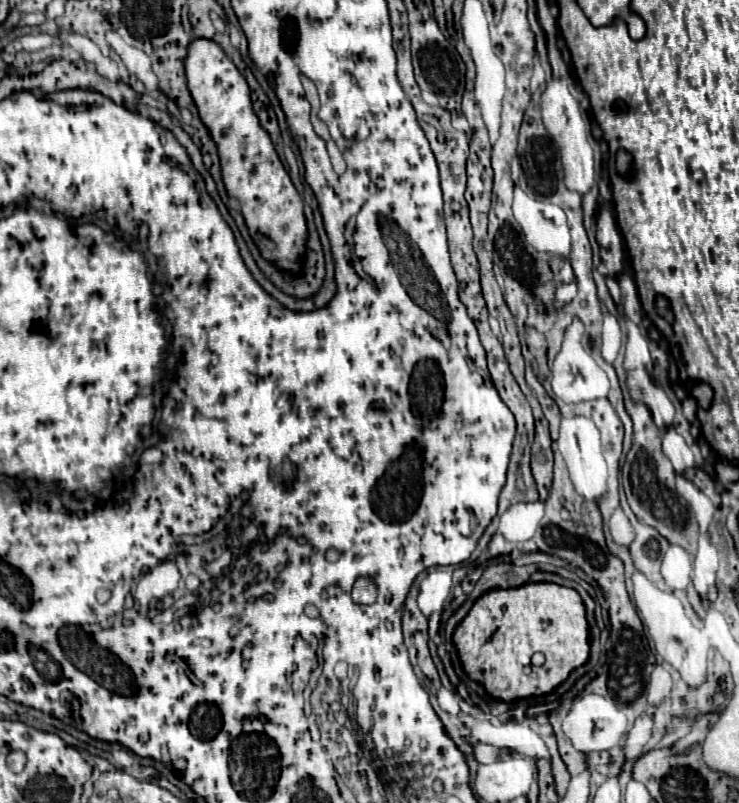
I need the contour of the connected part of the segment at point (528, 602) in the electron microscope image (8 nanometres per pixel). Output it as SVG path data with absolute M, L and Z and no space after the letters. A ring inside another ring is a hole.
M526 583L518 589L492 589L472 605L468 615L456 627L454 645L460 653L464 671L474 681L482 683L492 697L502 701L514 701L546 695L562 681L566 681L572 669L588 661L590 641L588 641L588 621L584 613L584 603L578 591L556 583ZM536 651L546 655L546 663L542 667L534 667L530 663L530 657Z

